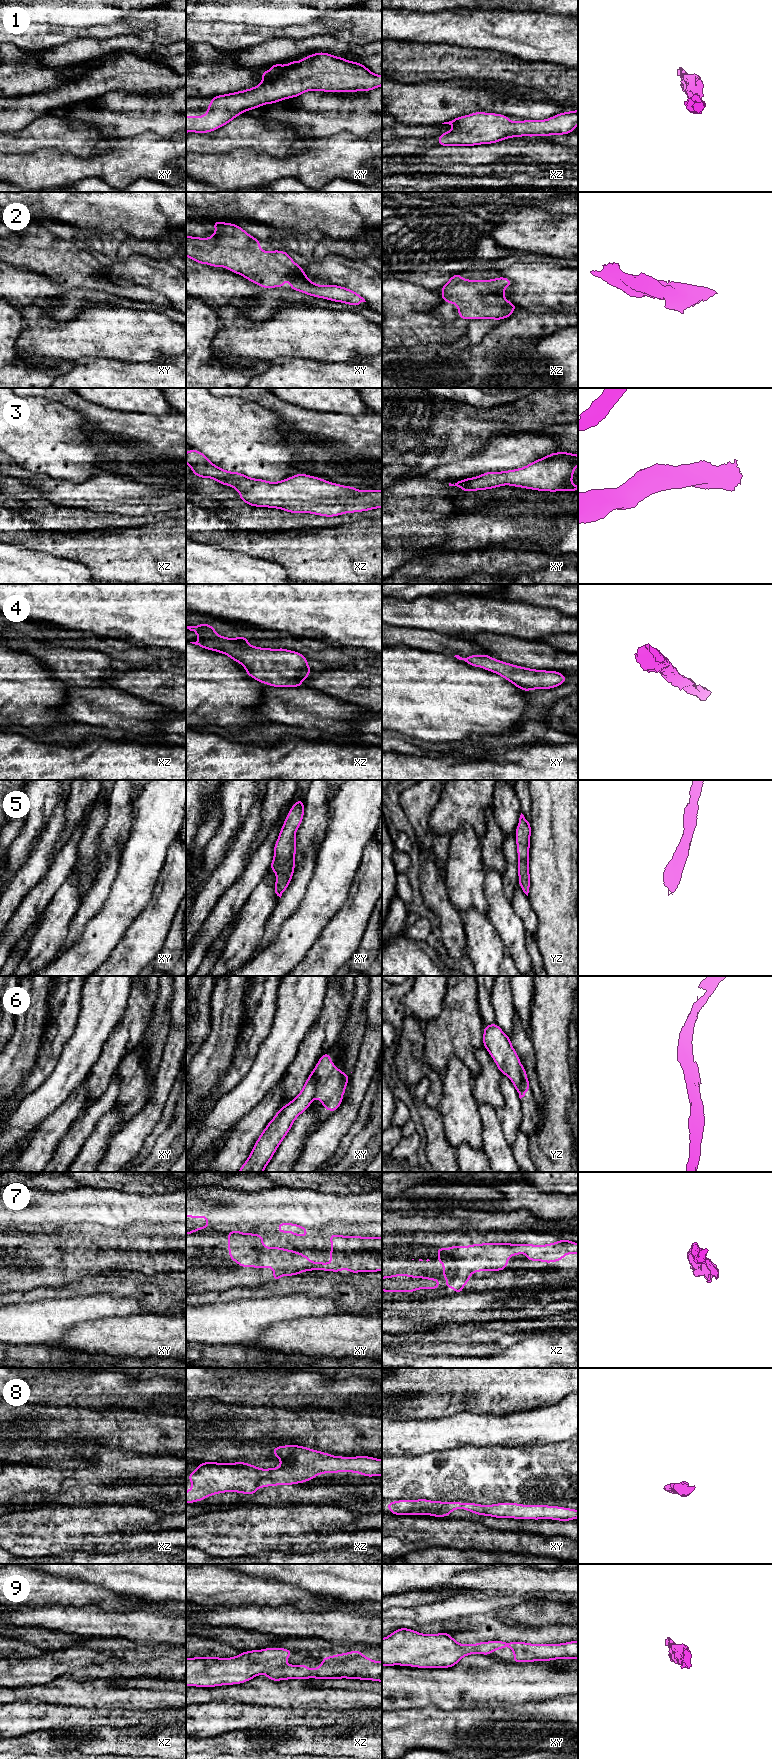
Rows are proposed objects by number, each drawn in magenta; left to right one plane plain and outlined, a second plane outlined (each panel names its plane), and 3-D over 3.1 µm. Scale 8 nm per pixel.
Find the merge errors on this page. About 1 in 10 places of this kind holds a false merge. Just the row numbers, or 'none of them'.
6

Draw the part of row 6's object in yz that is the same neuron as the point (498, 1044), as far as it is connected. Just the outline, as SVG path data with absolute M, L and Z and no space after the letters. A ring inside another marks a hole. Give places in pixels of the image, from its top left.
M496 1023L484 1026L483 1033L483 1046L489 1051L501 1074L510 1078L519 1094L522 1082L520 1059L511 1039Z

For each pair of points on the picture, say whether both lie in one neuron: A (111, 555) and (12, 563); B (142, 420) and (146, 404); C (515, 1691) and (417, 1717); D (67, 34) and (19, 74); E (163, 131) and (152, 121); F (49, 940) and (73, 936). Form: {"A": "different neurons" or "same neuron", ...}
{"A": "different neurons", "B": "different neurons", "C": "different neurons", "D": "different neurons", "E": "same neuron", "F": "different neurons"}

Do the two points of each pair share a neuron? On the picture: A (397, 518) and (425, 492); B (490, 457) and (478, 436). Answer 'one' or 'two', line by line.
A: one
B: two

